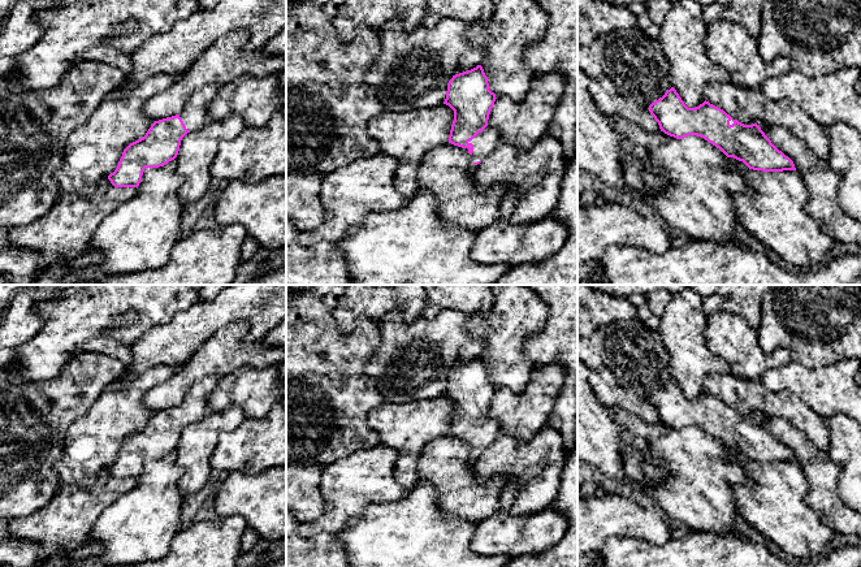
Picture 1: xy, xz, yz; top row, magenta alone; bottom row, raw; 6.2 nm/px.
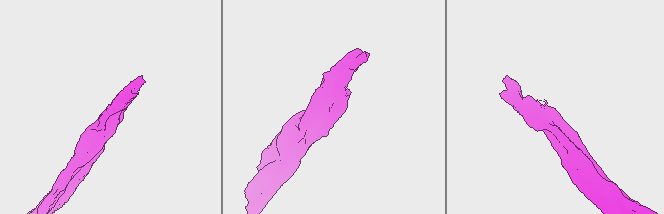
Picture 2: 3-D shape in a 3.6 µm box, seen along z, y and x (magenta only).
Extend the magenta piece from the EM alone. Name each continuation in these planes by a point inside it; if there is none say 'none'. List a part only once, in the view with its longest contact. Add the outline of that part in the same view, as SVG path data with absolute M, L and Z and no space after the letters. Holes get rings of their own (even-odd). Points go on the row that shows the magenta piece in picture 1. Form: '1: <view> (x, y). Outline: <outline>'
1: xz (484, 143). Outline: M488 125L468 143L473 144L471 160L472 163L477 163L489 156L502 143L502 140L497 129Z

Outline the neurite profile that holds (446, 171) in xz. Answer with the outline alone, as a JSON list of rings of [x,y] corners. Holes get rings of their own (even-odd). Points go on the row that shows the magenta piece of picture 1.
[[[447,142],[423,156],[416,183],[420,192],[434,195],[444,221],[479,231],[498,220],[505,187],[494,185],[488,192],[480,192],[472,170],[468,151]]]

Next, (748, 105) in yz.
[[[710,82],[705,100],[723,109],[744,125],[782,126],[801,139],[822,161],[828,159],[828,139],[823,126],[791,100],[770,100],[761,88],[743,87],[734,82]]]

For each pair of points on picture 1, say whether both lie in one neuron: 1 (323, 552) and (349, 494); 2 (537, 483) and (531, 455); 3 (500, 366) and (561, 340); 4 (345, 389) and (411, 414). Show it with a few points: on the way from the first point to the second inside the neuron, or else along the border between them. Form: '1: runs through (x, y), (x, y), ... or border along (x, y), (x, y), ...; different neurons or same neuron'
1: border along (301, 532), (307, 536), (333, 535); different neurons
2: runs through (537, 476), (531, 462); same neuron
3: border along (541, 329), (523, 346), (536, 367); different neurons
4: border along (384, 402), (367, 415), (367, 424), (376, 433); different neurons

